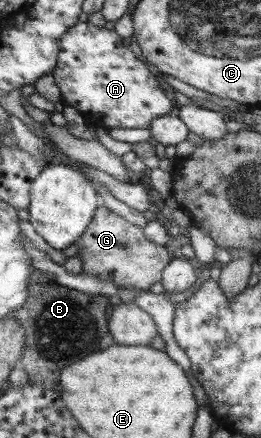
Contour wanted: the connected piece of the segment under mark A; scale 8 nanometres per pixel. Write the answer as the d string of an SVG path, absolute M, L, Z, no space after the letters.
M88 21L75 23L60 37L56 67L50 73L59 89L61 102L77 110L87 123L107 129L149 129L155 118L169 114L171 101L163 95L155 77L135 59L127 46L123 47L117 32L93 26Z

